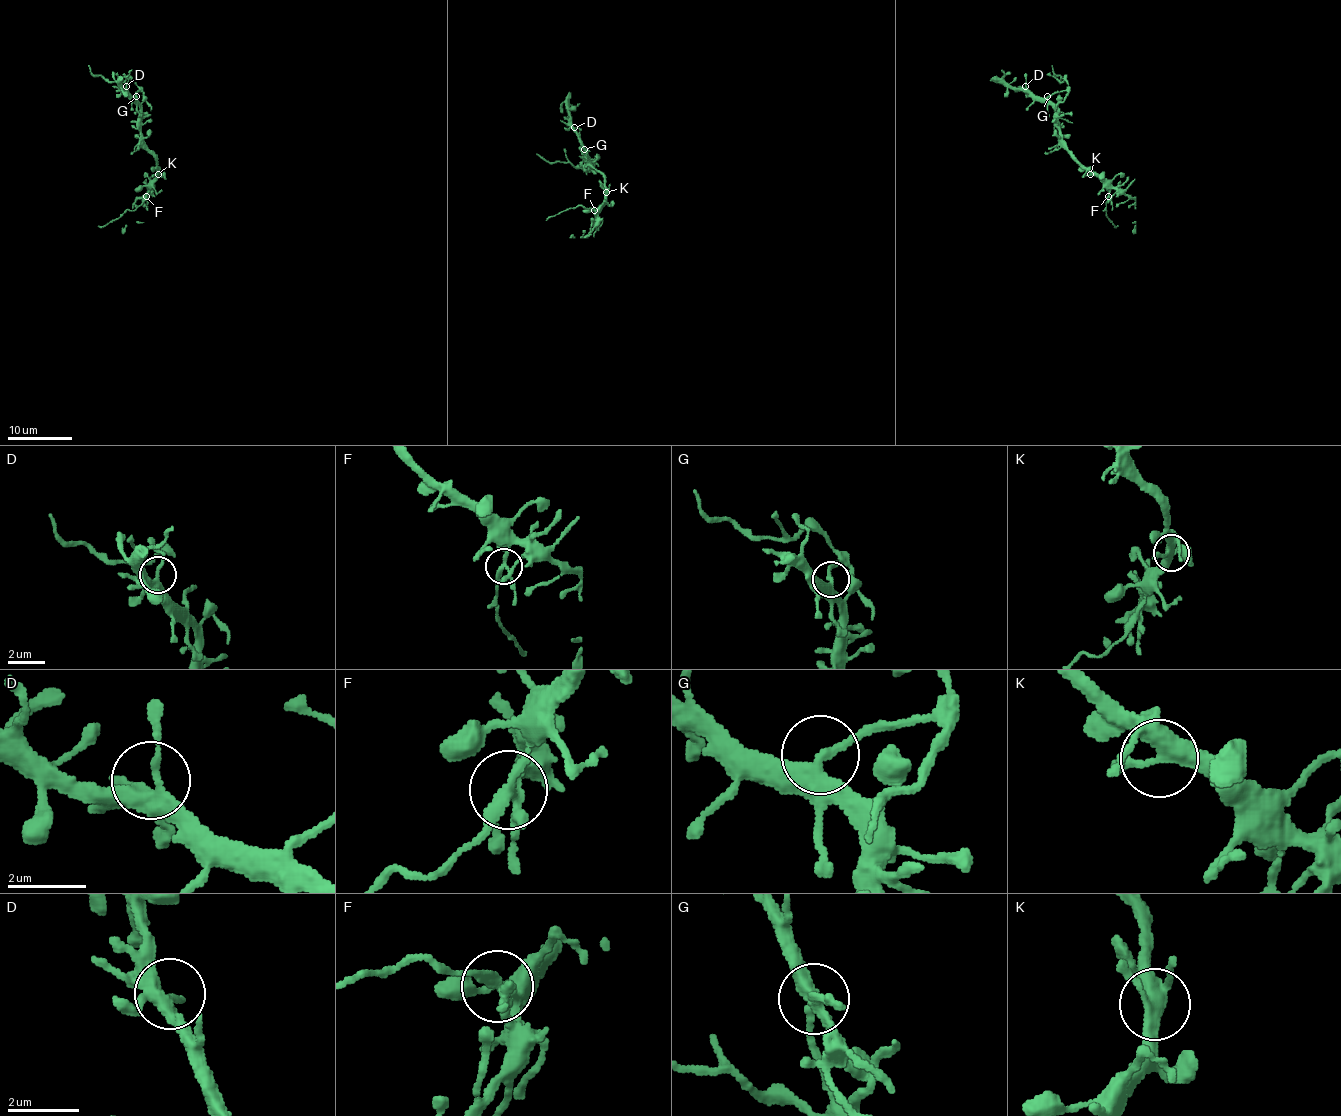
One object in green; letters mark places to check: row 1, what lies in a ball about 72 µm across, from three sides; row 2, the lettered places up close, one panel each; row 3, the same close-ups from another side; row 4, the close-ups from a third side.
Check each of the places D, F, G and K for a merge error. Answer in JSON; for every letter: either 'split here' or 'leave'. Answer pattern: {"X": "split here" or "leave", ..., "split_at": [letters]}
{"D": "leave", "F": "split here", "G": "split here", "K": "leave", "split_at": ["F", "G"]}

